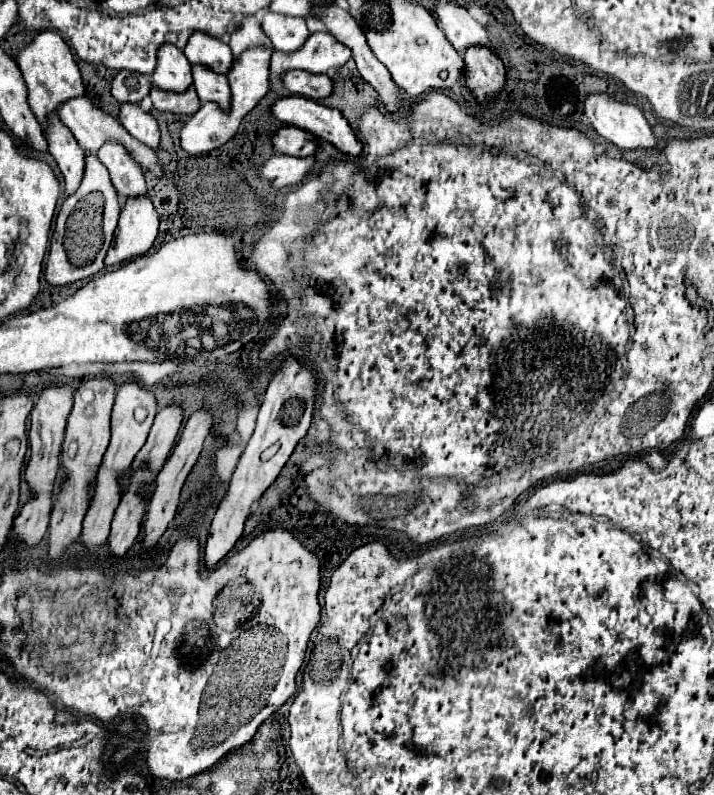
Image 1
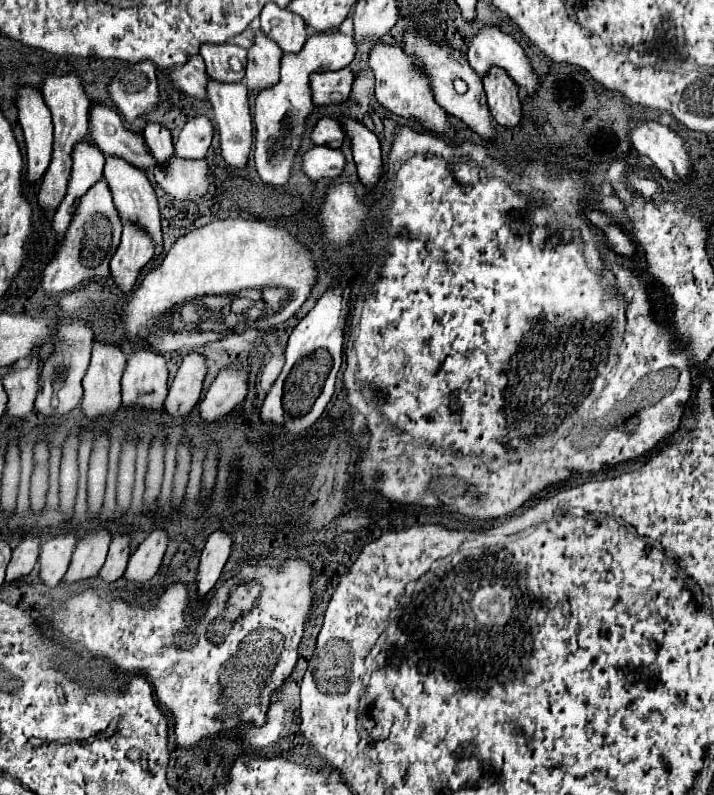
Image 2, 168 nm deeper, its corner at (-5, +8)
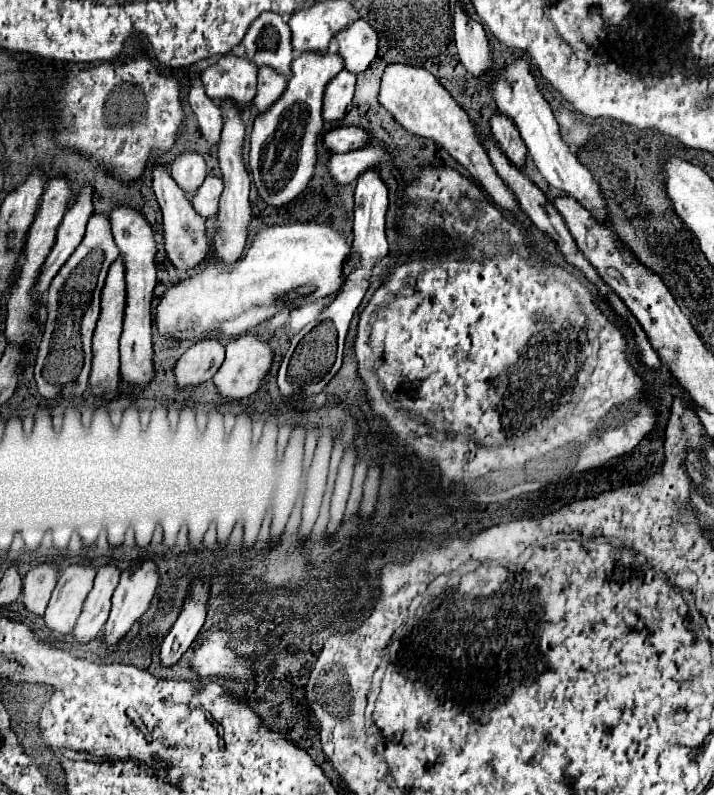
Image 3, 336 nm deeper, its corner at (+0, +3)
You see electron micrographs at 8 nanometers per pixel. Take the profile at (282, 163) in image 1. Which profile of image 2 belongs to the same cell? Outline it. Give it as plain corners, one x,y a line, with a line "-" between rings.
313,146
301,156
301,170
309,180
337,178
345,168
345,158
339,150
327,146

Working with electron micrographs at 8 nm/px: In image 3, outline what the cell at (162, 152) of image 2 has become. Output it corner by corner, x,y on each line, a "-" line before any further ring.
156,165
152,179
154,179
152,187
154,187
156,199
160,203
162,215
164,215
164,251
166,251
168,263
174,265
176,269
200,265
210,253
210,239
206,237
206,225
204,225
206,219
202,219
202,215
196,213
196,209
192,207
192,203
188,201
184,191
174,183
174,179
170,177
166,167

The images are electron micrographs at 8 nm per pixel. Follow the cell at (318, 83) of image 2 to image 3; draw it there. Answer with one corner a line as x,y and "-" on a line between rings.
348,71
338,73
336,79
330,81
330,87
326,87
324,93
324,121
344,119
344,115
352,105
354,85
356,85
356,77
350,75

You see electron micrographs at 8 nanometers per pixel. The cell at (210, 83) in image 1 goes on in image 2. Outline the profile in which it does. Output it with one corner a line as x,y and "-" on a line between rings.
209,78
207,82
207,98
213,106
217,130
221,136
221,154
225,162
235,168
245,166
249,150
251,150
251,140
253,140
253,124
251,124
251,114
249,114
249,104
247,104
247,92
249,90
243,82
223,84
223,82
215,82
213,78

